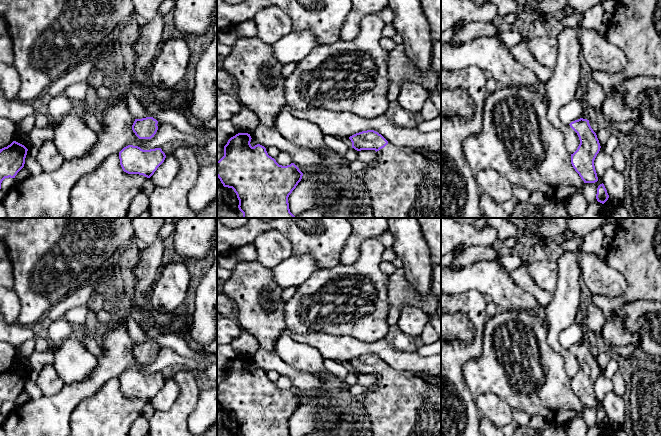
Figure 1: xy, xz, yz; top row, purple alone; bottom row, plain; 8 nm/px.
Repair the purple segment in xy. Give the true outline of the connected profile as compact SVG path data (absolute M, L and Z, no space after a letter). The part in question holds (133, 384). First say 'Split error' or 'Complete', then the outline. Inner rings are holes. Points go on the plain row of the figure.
Complete. M128 369L119 376L120 389L124 396L147 402L154 398L165 382L161 372L143 374L138 370Z

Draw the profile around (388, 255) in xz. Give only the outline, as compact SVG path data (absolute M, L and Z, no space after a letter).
M387 247L382 254L382 260L391 262L395 258L396 254L394 249L392 247Z

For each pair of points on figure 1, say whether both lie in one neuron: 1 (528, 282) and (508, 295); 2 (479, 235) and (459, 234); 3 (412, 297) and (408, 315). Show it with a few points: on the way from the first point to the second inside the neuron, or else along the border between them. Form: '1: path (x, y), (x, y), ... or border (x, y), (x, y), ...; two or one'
1: border (509, 273), (512, 280), (529, 292), (537, 302); two
2: path (474, 235), (464, 234); one
3: border (430, 316), (416, 307), (405, 305), (396, 324); two

